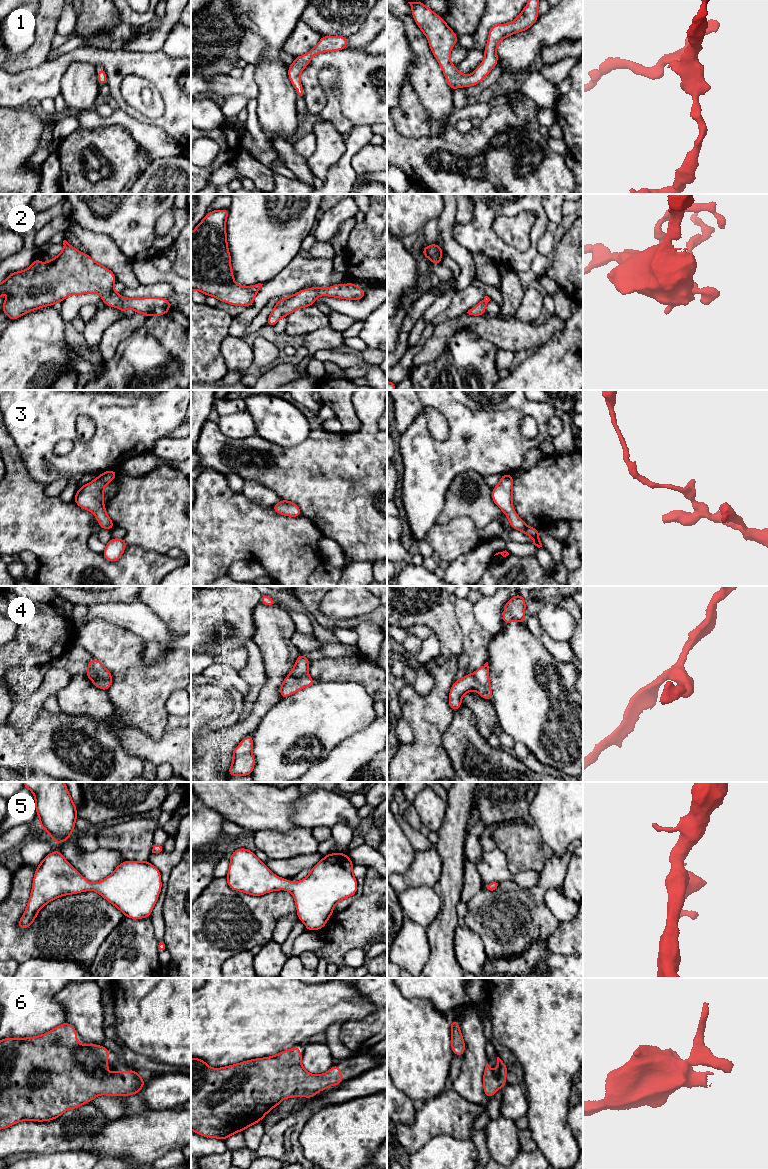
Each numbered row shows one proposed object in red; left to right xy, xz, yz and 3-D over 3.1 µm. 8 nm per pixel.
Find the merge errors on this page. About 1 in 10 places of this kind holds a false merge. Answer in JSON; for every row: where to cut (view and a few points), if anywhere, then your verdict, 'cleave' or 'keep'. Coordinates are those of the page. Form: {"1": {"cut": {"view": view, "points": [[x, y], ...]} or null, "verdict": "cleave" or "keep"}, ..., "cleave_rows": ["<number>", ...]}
{"1": {"cut": null, "verdict": "keep"}, "2": {"cut": null, "verdict": "keep"}, "3": {"cut": null, "verdict": "keep"}, "4": {"cut": null, "verdict": "keep"}, "5": {"cut": null, "verdict": "keep"}, "6": {"cut": null, "verdict": "keep"}, "cleave_rows": []}

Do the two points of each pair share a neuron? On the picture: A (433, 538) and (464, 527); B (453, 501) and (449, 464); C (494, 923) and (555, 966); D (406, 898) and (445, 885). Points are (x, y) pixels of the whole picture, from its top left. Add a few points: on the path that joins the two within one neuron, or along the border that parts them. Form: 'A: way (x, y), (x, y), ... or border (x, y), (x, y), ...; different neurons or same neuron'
A: way (441, 538), (453, 538), (456, 535); same neuron
B: border (471, 470), (464, 471), (453, 479), (443, 505); different neurons
C: border (547, 938), (533, 940), (523, 951), (507, 958); different neurons
D: border (432, 888), (440, 900), (438, 912); different neurons

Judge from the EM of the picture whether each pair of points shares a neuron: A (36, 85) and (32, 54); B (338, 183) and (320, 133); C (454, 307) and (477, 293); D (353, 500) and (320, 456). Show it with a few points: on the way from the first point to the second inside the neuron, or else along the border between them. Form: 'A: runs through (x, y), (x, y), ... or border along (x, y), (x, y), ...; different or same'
A: border along (45, 61), (38, 66), (11, 74); different
B: border along (344, 145), (342, 155), (328, 169), (323, 180); different
C: runs through (460, 304), (471, 296); same
D: runs through (350, 489), (328, 467); same

